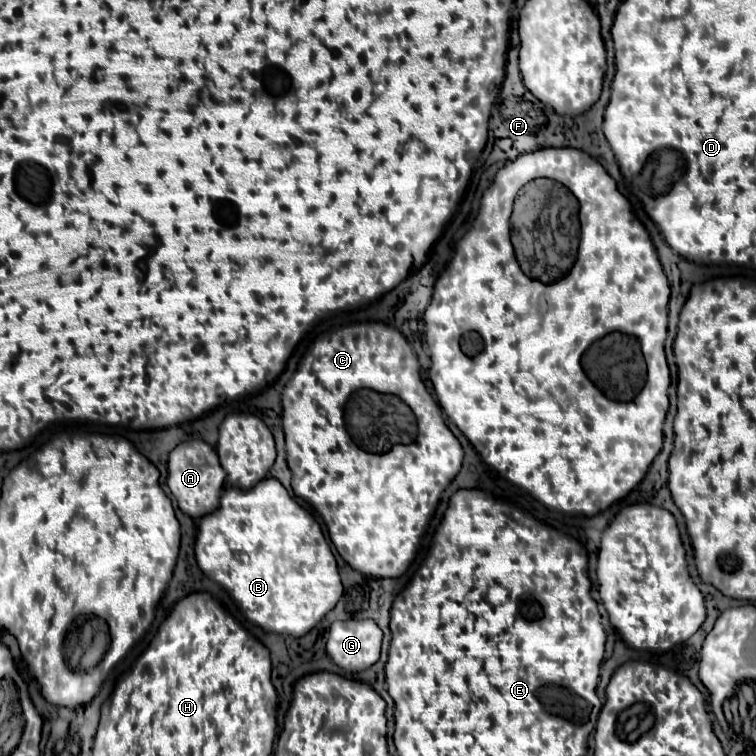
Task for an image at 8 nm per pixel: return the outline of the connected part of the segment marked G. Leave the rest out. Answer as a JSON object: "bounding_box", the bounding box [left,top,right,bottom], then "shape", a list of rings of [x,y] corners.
{"bounding_box":[327,620,383,672],"shape":[[[337,620],[331,624],[327,654],[345,672],[361,672],[379,660],[383,632],[373,620]]]}

